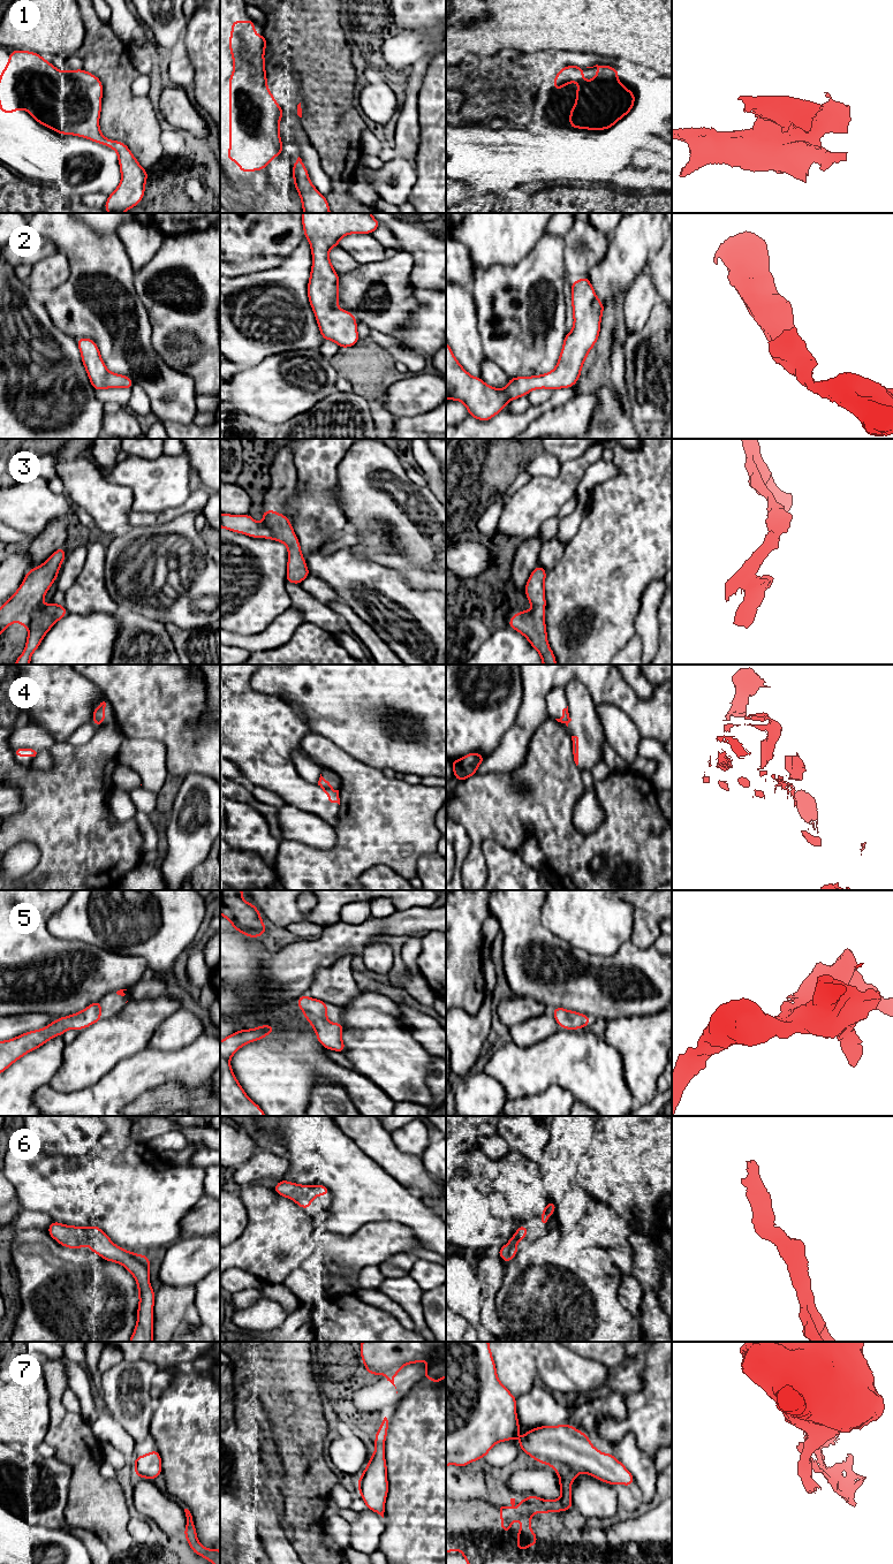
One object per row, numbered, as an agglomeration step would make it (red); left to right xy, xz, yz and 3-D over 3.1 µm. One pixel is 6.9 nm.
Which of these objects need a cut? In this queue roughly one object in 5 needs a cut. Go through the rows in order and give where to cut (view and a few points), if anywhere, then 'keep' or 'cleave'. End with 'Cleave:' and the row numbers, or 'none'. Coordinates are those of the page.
1: cut none; keep
2: cut none; keep
3: cut none; keep
4: cut xz (319, 786), (330, 788); cleave
5: cut none; keep
6: cut none; keep
7: cut none; keep
Cleave: 4

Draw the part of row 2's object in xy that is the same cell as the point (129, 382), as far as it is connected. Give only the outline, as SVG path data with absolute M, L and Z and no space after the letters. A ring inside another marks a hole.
M81 337L76 340L76 343L80 348L82 363L96 392L106 388L133 388L135 382L129 377L115 374L107 370L93 340Z

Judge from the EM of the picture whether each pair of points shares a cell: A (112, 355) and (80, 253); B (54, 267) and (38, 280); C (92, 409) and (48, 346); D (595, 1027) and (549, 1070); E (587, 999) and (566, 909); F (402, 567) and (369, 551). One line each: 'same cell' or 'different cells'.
A: same cell
B: same cell
C: same cell
D: different cells
E: different cells
F: same cell

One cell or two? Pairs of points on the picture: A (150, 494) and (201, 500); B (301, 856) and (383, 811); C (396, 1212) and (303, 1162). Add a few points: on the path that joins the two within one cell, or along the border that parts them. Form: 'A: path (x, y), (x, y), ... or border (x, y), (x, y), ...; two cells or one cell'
A: border (193, 490), (181, 505), (163, 510); two cells
B: path (322, 857), (337, 857), (362, 832); one cell
C: path (373, 1194), (341, 1164), (338, 1162), (326, 1162); one cell

